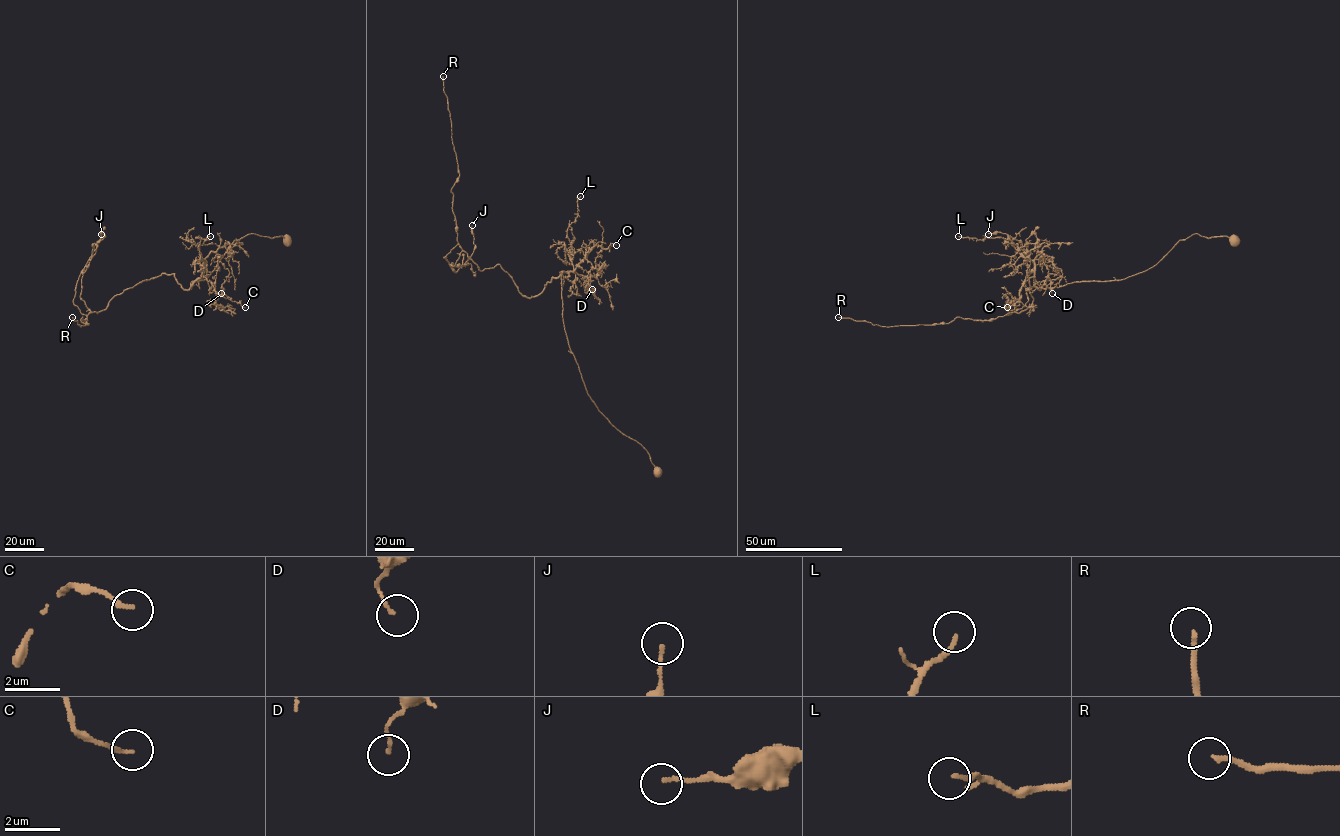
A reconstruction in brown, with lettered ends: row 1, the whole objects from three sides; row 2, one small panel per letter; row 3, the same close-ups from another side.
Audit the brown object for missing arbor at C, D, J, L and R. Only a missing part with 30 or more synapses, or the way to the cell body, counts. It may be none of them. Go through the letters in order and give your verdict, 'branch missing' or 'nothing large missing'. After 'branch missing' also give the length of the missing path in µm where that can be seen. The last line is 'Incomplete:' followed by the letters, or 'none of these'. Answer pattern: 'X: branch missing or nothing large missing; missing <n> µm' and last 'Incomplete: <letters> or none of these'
C: nothing large missing
D: nothing large missing
J: nothing large missing
L: nothing large missing
R: branch missing; missing 120 µm
Incomplete: R

